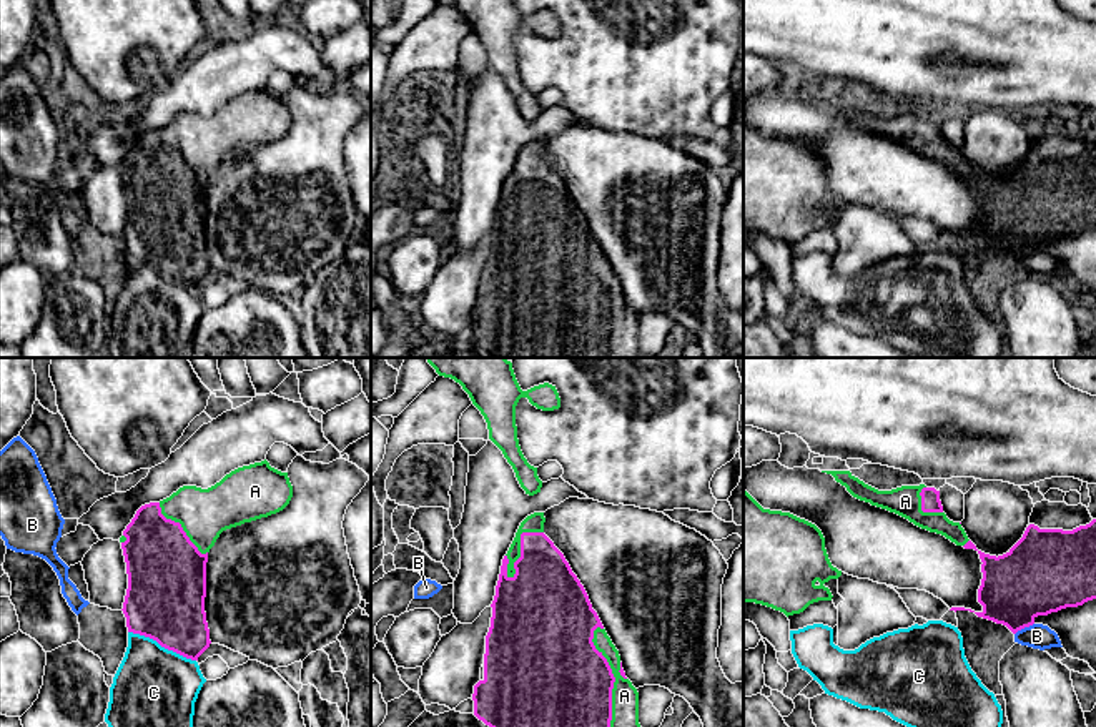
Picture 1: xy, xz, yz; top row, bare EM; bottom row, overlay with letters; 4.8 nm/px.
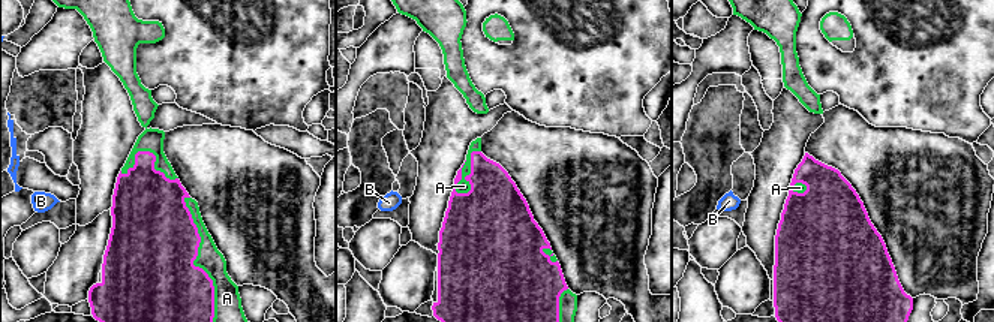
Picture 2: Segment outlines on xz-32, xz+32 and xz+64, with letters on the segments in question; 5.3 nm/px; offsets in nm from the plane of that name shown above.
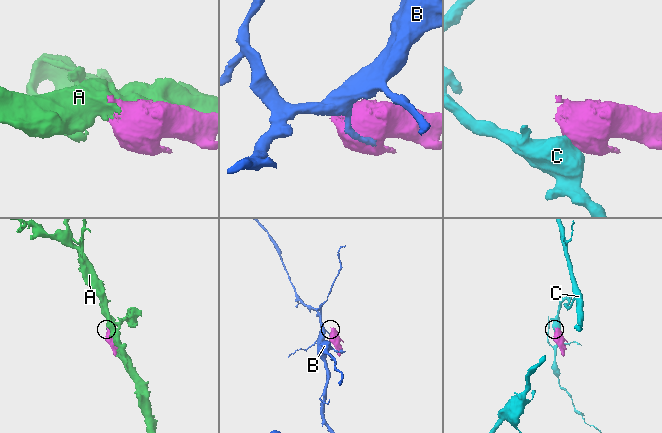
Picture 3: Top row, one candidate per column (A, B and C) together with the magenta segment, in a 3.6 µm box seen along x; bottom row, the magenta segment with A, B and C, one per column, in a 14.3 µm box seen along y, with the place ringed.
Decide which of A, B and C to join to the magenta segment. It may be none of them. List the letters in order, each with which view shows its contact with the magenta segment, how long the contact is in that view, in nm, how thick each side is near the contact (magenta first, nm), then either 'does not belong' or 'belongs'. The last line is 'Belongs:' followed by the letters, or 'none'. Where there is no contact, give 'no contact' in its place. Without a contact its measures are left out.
A: contact in xz; length 500 nm; calibres 460 and 140 nm; belongs
B: contact in yz; length 110 nm; calibres 360 and 120 nm; does not belong
C: contact in xy; length 360 nm; calibres 380 and 420 nm; does not belong
Belongs: A

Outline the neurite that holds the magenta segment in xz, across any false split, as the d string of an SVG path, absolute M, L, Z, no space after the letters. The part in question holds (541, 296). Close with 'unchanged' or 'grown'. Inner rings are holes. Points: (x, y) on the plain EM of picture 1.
M534 140L527 143L521 150L509 178L502 186L501 201L496 213L496 223L491 231L491 255L486 263L484 306L474 313L472 321L474 343L486 353L489 353L492 358L644 358L639 351L639 319L625 304L619 278L607 263L597 240L592 236L584 213L572 200L564 181L544 161L544 150L544 140Z; grown

